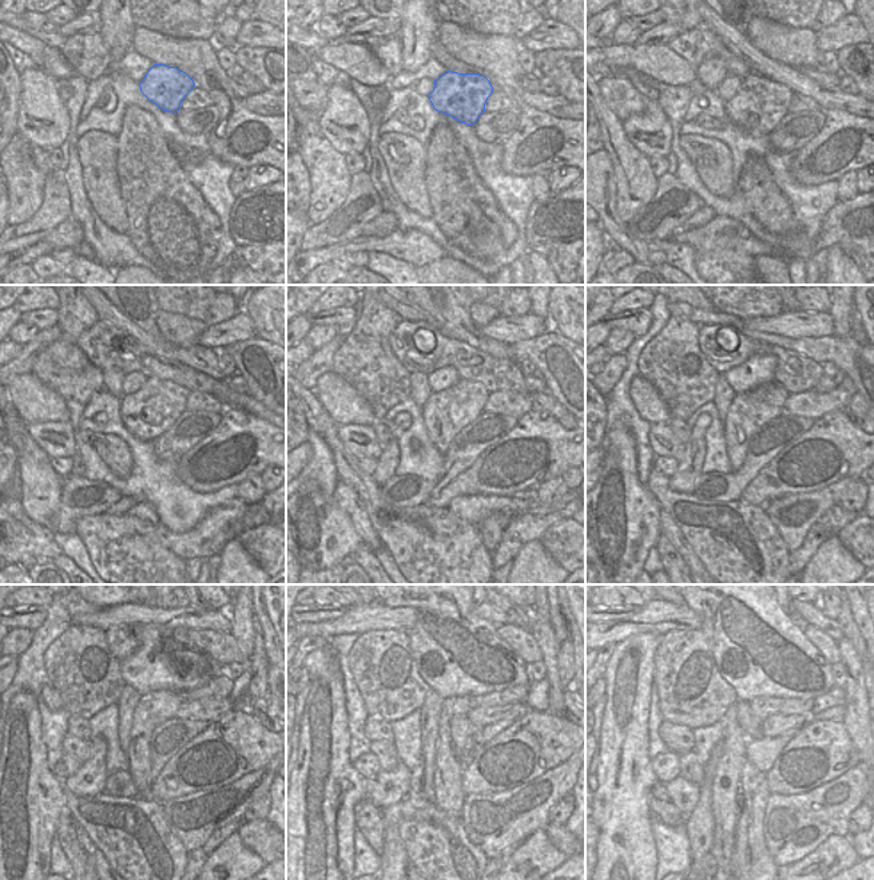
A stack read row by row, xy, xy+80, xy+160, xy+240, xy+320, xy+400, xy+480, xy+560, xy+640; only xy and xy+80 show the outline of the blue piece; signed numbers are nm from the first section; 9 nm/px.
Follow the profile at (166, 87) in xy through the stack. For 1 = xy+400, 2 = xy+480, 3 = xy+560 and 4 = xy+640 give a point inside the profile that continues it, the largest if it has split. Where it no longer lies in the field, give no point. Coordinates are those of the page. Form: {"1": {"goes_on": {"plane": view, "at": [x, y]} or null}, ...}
{"1": {"goes_on": {"plane": "xy+400", "at": [751, 409]}}, "2": {"goes_on": {"plane": "xy+480", "at": [153, 709]}}, "3": {"goes_on": {"plane": "xy+560", "at": [449, 797]}}, "4": {"goes_on": {"plane": "xy+640", "at": [750, 844]}}}

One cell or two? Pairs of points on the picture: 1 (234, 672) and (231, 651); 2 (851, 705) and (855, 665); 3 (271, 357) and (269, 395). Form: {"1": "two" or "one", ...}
{"1": "two", "2": "one", "3": "one"}

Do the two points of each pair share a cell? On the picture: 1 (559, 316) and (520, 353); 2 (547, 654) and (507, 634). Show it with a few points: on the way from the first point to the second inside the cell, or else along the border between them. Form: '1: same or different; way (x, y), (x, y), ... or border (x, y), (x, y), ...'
1: different; border (549, 328), (553, 328), (571, 341)
2: different; border (529, 631), (540, 651), (541, 661)

